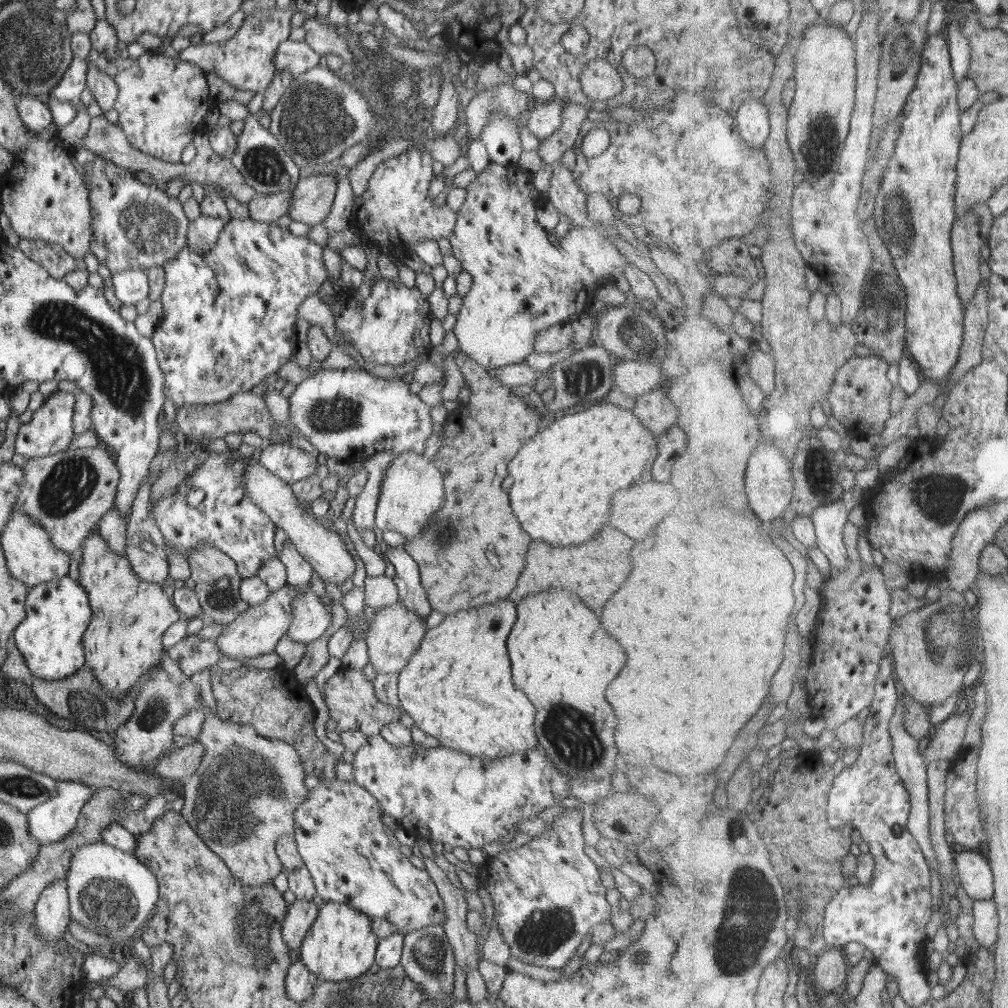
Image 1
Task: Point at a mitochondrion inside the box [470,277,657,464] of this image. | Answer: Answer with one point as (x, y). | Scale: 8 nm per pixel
(588, 385)

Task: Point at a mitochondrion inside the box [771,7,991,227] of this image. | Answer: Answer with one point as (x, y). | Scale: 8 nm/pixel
(903, 56)

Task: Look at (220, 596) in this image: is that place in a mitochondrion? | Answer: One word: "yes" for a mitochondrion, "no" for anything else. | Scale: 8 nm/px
yes

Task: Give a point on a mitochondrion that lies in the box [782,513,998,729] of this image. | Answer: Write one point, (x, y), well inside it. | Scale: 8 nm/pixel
(953, 640)

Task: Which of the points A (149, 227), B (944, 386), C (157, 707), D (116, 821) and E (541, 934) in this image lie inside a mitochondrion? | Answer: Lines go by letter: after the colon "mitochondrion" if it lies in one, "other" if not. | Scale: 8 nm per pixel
A: mitochondrion
B: other
C: mitochondrion
D: other
E: mitochondrion

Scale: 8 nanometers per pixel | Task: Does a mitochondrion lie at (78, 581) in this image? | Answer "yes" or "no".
no

